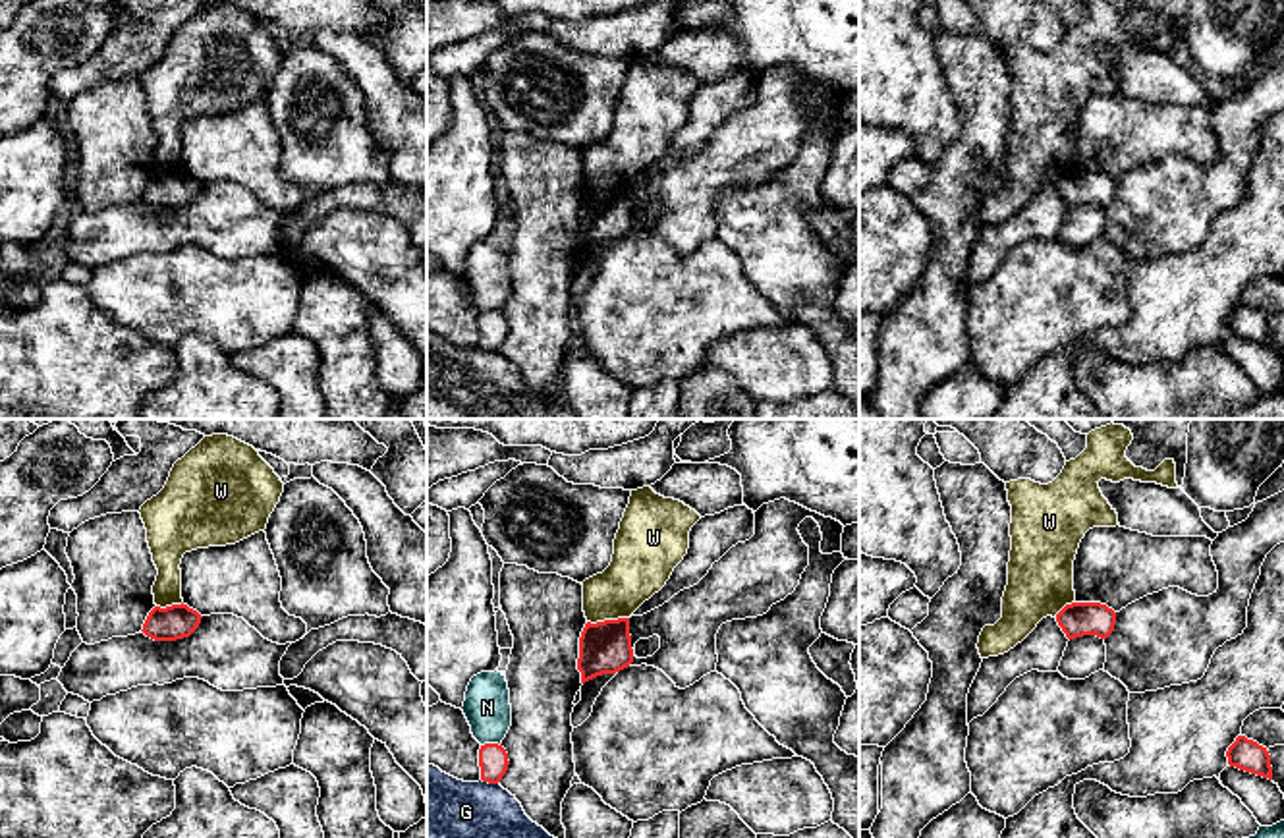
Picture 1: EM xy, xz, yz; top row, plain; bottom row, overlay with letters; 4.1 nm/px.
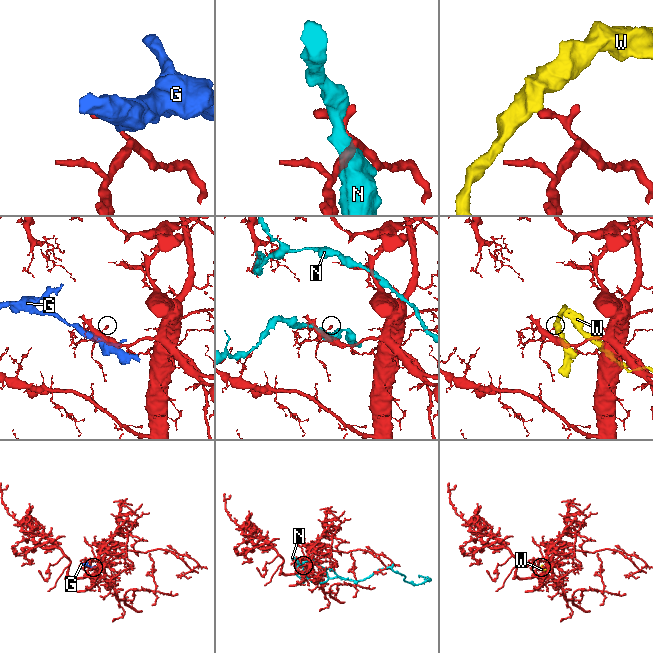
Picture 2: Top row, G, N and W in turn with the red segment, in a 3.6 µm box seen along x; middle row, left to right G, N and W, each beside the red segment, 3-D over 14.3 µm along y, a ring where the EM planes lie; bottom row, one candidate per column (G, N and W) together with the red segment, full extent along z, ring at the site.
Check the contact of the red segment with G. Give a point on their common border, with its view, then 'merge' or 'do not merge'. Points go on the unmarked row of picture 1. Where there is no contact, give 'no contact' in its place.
xz (489, 350) | do not merge

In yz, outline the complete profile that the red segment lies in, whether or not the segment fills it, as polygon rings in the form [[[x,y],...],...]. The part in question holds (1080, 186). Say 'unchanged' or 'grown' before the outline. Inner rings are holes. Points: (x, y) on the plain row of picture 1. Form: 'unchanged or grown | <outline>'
unchanged | [[[1072,170],[1056,182],[1056,189],[1068,207],[1083,203],[1106,207],[1114,199],[1116,180],[1101,170]]]

